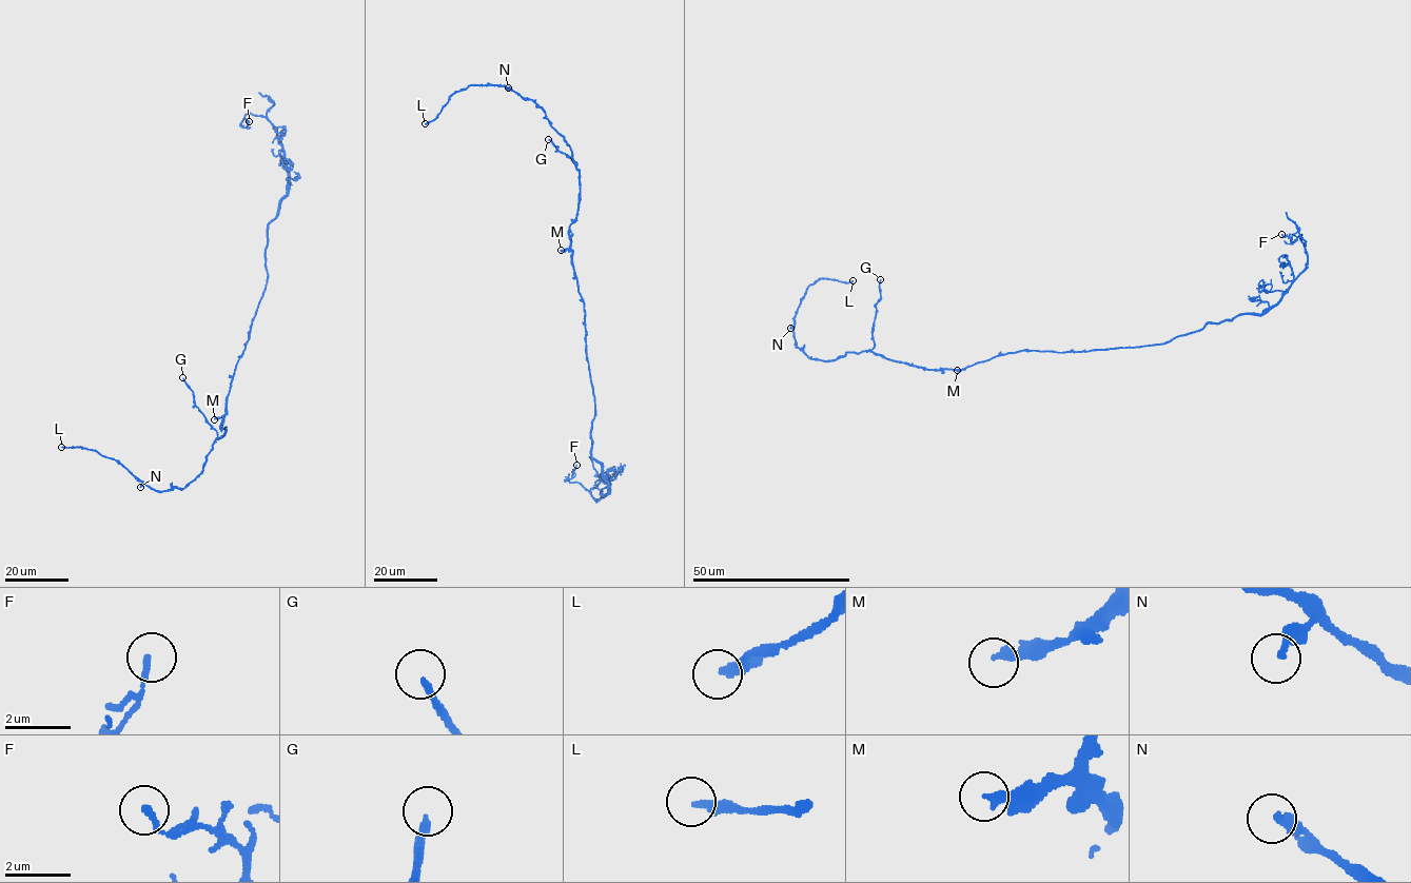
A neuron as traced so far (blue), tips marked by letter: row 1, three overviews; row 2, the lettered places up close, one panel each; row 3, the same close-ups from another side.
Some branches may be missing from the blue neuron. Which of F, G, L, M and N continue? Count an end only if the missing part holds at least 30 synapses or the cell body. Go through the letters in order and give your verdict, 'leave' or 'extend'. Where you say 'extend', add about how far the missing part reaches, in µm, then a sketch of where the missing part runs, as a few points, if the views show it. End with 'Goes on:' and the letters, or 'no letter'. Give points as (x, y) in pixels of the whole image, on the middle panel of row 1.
F: leave
G: extend | 140 µm | (548, 139), (523, 153), (522, 121), (511, 123), (536, 135), (529, 152), (505, 128), (528, 85), (516, 70)
L: extend | 45 µm
M: leave
N: leave
Goes on: G, L

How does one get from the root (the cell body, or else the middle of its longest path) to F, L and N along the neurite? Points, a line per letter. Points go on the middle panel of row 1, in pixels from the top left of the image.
F: (580, 292), (594, 401), (592, 457), (603, 469), (609, 492), (598, 501), (577, 483), (566, 481), (576, 465)
L: (580, 292), (569, 233), (580, 176), (570, 145), (542, 109), (500, 84), (471, 85), (456, 91), (425, 123)
N: (580, 292), (569, 235), (570, 223), (576, 214), (580, 177), (571, 148), (542, 109), (508, 87)

